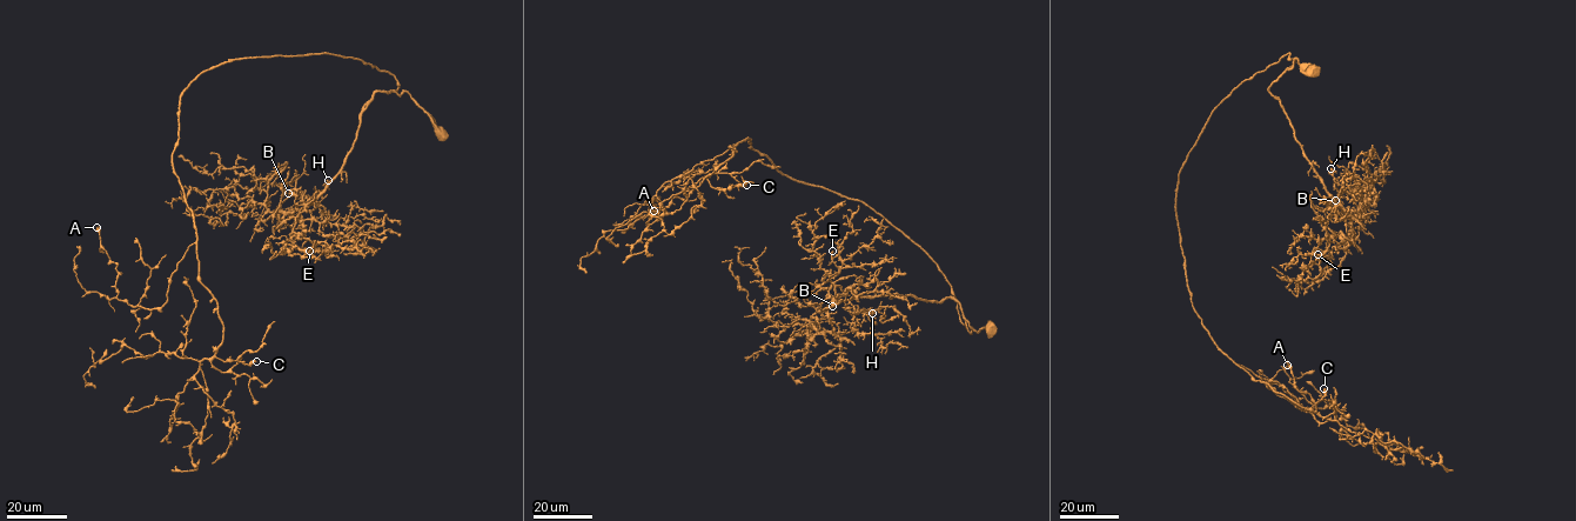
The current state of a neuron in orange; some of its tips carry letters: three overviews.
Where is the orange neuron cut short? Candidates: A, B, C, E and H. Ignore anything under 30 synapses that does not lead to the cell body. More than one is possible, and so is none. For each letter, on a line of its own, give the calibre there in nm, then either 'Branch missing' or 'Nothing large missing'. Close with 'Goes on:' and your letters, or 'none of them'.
A: Thickness 150 nm. Nothing large missing
B: Thickness 150 nm. Nothing large missing
C: Thickness 360 nm. Nothing large missing
E: Thickness 120 nm. Nothing large missing
H: Thickness 240 nm. Nothing large missing
Goes on: none of them

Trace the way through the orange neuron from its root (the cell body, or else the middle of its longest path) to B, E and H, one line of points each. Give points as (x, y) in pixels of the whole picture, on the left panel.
B: (441, 135), (407, 92), (375, 92), (362, 113), (349, 153), (323, 191), (300, 209), (295, 195), (288, 193)
E: (441, 135), (407, 92), (375, 92), (339, 172), (295, 218), (293, 231), (314, 242), (309, 251)
H: (441, 135), (407, 92), (375, 92), (362, 113), (349, 153), (312, 205), (319, 205), (328, 180)

